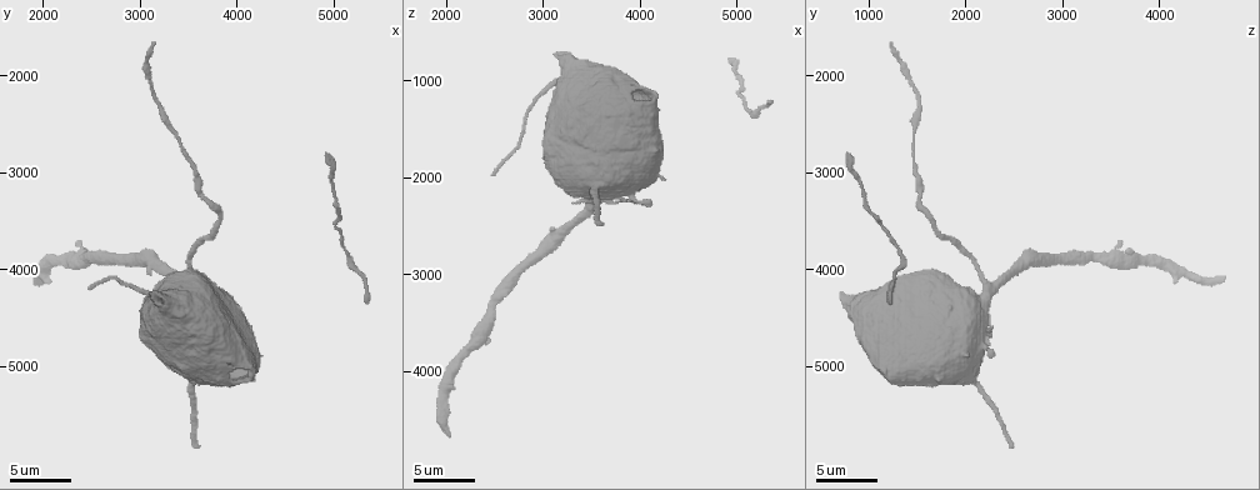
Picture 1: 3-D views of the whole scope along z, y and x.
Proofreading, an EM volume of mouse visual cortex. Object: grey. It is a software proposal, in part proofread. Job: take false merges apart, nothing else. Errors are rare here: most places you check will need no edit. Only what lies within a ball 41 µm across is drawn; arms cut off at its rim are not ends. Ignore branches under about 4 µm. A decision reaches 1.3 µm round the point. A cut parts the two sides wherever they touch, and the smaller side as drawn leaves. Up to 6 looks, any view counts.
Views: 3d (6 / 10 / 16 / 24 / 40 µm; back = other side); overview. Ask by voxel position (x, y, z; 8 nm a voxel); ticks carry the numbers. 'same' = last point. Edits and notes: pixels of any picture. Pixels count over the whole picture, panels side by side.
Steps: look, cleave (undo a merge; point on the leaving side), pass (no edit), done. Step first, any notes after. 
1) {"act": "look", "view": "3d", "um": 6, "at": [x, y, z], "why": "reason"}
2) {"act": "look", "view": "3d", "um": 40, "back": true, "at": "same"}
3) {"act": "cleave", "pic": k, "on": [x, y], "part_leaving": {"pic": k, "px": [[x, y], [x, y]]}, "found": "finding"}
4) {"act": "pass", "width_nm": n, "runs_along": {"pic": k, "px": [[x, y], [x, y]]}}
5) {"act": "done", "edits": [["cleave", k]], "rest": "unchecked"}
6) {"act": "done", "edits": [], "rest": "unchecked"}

{"act": "look", "view": "3d", "um": 10, "at": [2460, 3900, 3540]}

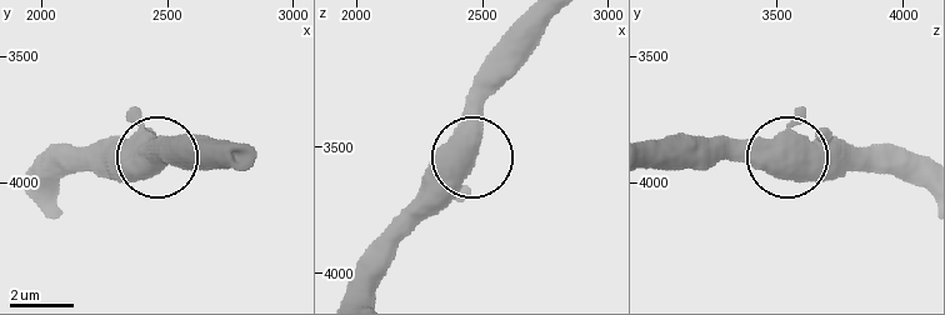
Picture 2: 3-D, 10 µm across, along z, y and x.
{"act": "look", "view": "3d", "um": 10, "back": true, "at": [2450, 3910, 3540]}

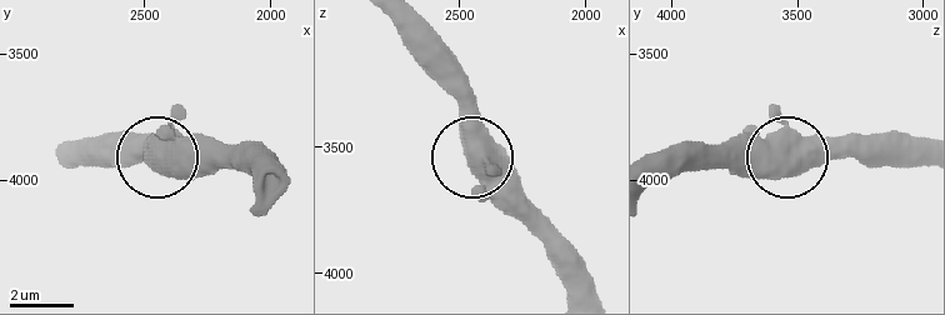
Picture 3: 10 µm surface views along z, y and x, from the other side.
{"act": "pass", "runs_along": {"pic": 3, "px": [[78, 164], [204, 156]]}, "found": "all the same neuron"}

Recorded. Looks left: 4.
{"act": "look", "view": "3d", "um": 10, "at": [3360, 2580, 1480], "why": "calibre changes"}

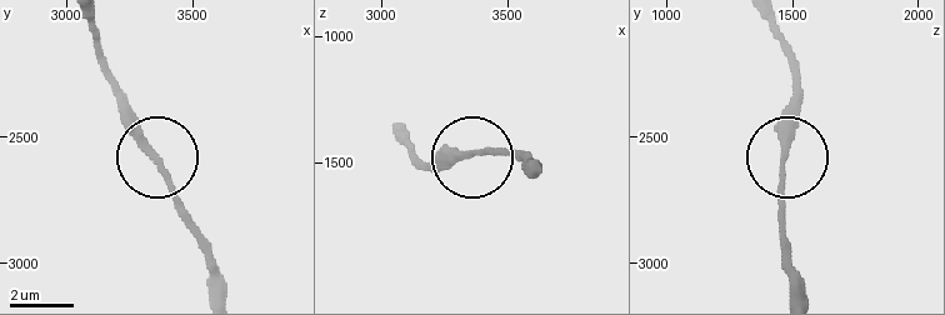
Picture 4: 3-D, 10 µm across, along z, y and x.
{"act": "pass", "runs_along": {"pic": 4, "px": [[800, 290], [784, 225], [784, 113], [793, 83]]}, "found": "one neuron here"}

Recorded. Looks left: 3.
{"act": "look", "view": "3d", "um": 16, "at": [3800, 3380, 1600]}

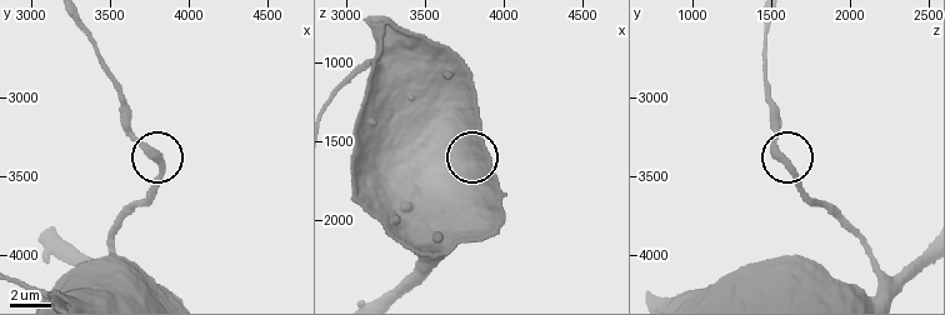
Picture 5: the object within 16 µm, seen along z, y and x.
{"act": "pass", "side_arm_um": 18, "runs_along": {"pic": 5, "px": [[878, 290], [874, 255], [806, 194], [778, 149], [773, 120]]}, "found": "one neuron here"}

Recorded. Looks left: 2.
{"act": "done", "edits": [], "rest": "unchecked"}

